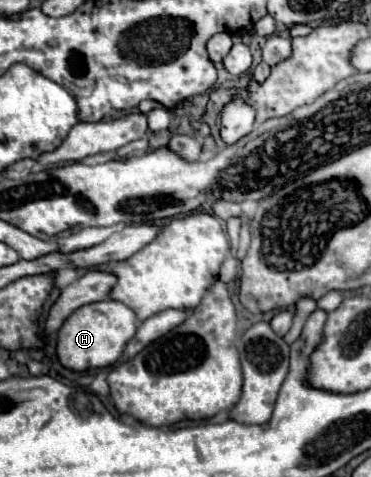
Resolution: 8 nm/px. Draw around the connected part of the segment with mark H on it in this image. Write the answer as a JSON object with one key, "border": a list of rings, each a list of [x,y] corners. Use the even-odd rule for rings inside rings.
{"border":[[[105,299],[99,303],[89,303],[79,307],[59,329],[57,357],[61,365],[71,371],[109,367],[121,357],[125,343],[135,335],[135,331],[137,331],[137,317],[121,301]]]}

